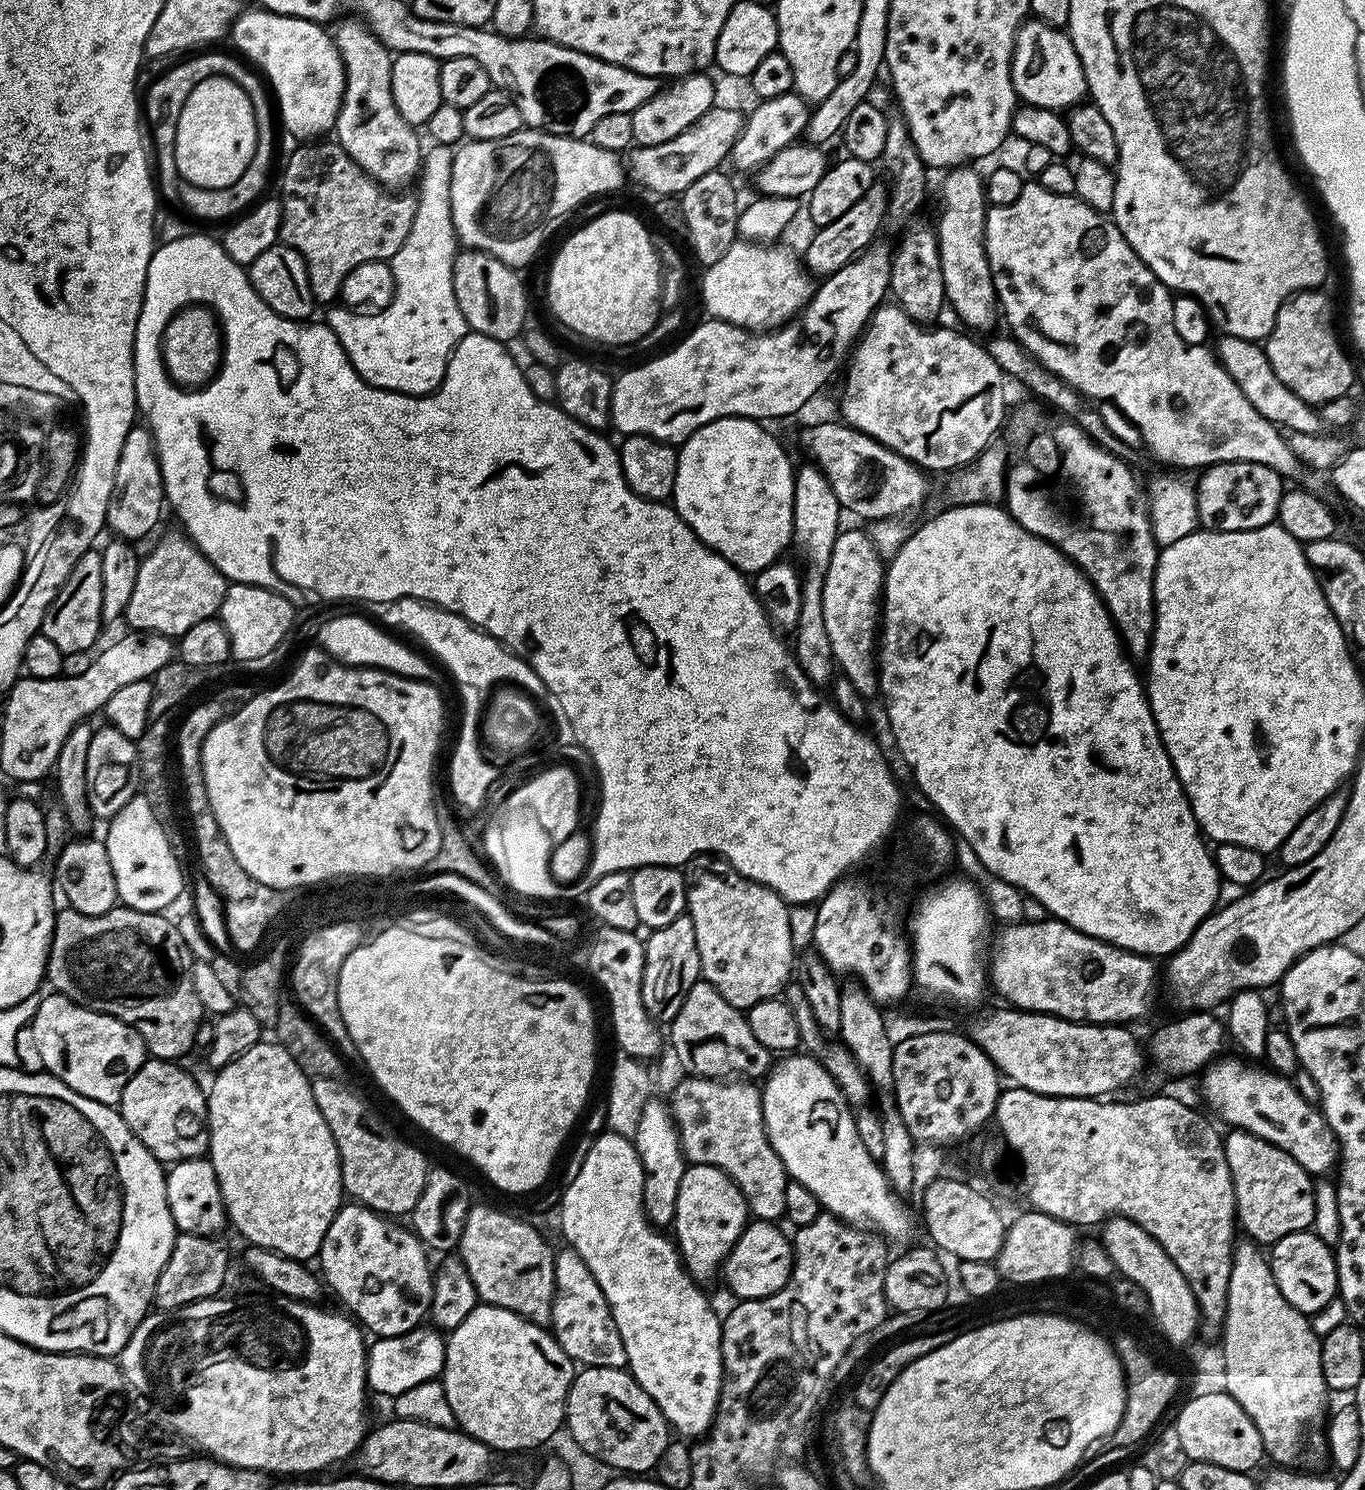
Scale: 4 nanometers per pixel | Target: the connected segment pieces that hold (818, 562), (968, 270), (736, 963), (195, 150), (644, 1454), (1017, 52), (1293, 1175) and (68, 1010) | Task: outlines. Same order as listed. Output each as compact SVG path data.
M804 462L801 468L799 465L794 472L792 538L800 550L802 608L799 610L799 622L794 629L794 651L803 672L816 686L827 685L833 679L836 670L828 624L825 622L825 610L822 606L822 594L834 542L842 531L840 516L842 517L842 509L838 502L838 494L834 494L834 486L828 481L826 474L822 474L822 470L811 462Z
M957 166L943 173L944 181L940 184L940 196L944 205L940 208L940 221L934 224L936 241L940 247L942 262L942 282L944 298L949 309L956 311L956 316L965 324L963 327L977 328L984 332L995 320L998 320L998 301L994 282L990 274L990 262L984 249L984 218L986 215L985 177L979 176L972 166Z
M700 872L688 886L686 914L694 922L703 979L713 984L730 1006L747 1010L763 1000L779 997L794 976L794 949L790 942L789 905L764 884L748 880L739 872Z
M223 74L207 76L194 90L190 90L190 98L186 98L186 106L182 106L182 114L176 121L176 170L179 179L186 184L193 184L199 188L228 188L250 166L256 153L256 121L258 108L253 97L245 92L244 87L235 84Z
M581 1367L572 1377L564 1415L566 1427L582 1450L620 1474L651 1473L670 1442L668 1421L632 1373L622 1368Z
M1035 18L1025 19L1016 31L1012 51L1012 85L1024 104L1063 113L1088 96L1086 74L1064 28L1055 28Z
M1232 1130L1229 1133L1229 1136L1223 1137L1224 1153L1230 1166L1230 1178L1236 1195L1236 1219L1239 1227L1243 1231L1245 1228L1249 1232L1245 1233L1260 1246L1274 1245L1282 1238L1286 1238L1286 1234L1309 1231L1314 1222L1316 1201L1313 1177L1308 1175L1305 1168L1298 1166L1298 1162L1294 1162L1294 1158L1290 1158L1286 1150L1243 1130Z
M48 994L41 999L30 1022L31 1032L36 1052L44 1063L43 1071L58 1077L70 1090L94 1098L94 1102L119 1105L126 1082L138 1074L146 1059L144 1040L129 1024L84 1008L59 994Z

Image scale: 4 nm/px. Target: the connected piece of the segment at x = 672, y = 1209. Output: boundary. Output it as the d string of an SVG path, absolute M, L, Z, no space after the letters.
M649 1098L639 1119L637 1134L634 1137L636 1153L642 1162L644 1181L642 1182L642 1206L646 1218L661 1230L667 1229L676 1219L678 1210L678 1186L682 1186L682 1174L686 1167L684 1151L680 1148L680 1135L671 1107L655 1098Z

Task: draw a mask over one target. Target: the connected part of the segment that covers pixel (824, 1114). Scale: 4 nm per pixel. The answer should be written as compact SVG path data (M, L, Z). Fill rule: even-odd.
M788 1054L777 1059L762 1084L762 1114L770 1146L778 1158L782 1158L782 1166L789 1177L806 1186L806 1190L818 1198L821 1209L827 1215L837 1216L855 1228L871 1230L888 1242L906 1239L912 1232L912 1216L903 1204L905 1201L898 1198L888 1184L881 1161L874 1159L866 1146L862 1146L862 1138L858 1138L856 1129L856 1117L848 1099L840 1093L834 1078L815 1056L800 1055Z

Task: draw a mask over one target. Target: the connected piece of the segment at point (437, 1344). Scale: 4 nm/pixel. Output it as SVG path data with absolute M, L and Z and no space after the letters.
M421 1326L406 1334L373 1339L366 1348L366 1378L369 1389L375 1395L377 1392L380 1396L395 1398L406 1394L406 1390L411 1390L413 1386L422 1386L422 1382L437 1379L444 1371L445 1343L445 1333L435 1326Z

